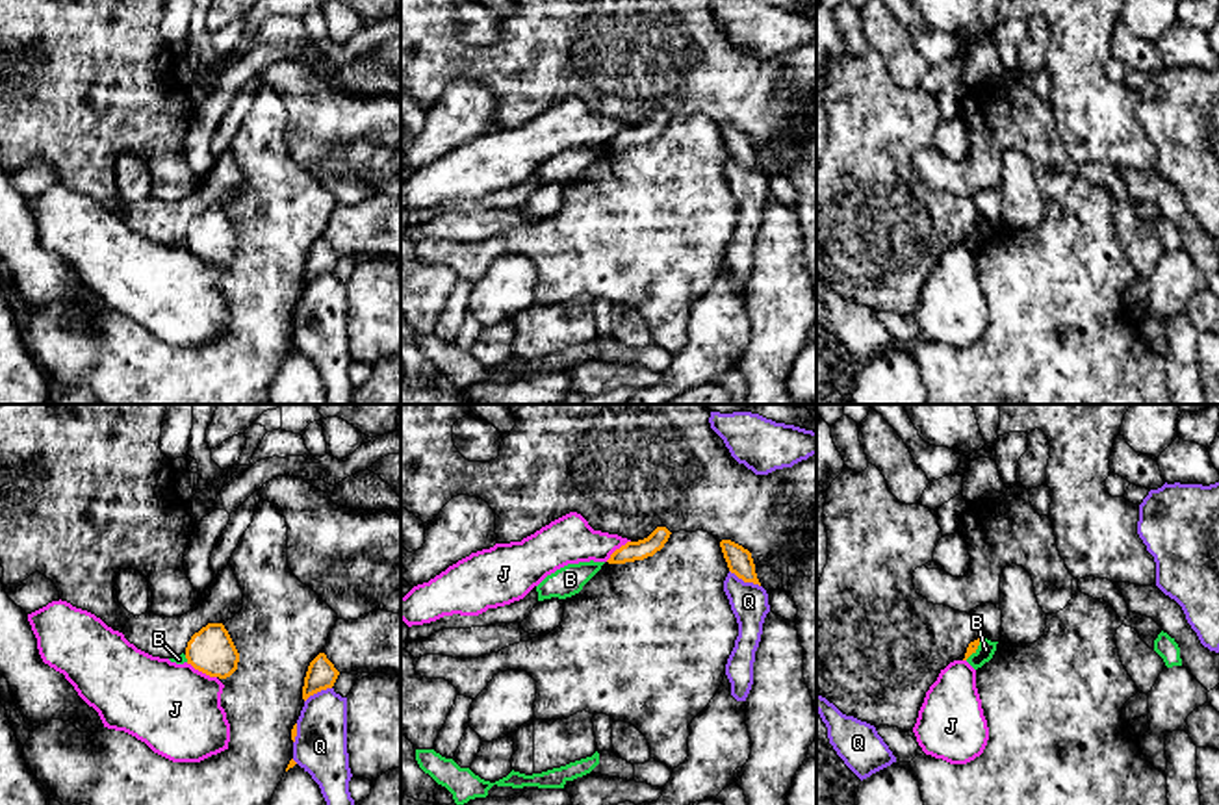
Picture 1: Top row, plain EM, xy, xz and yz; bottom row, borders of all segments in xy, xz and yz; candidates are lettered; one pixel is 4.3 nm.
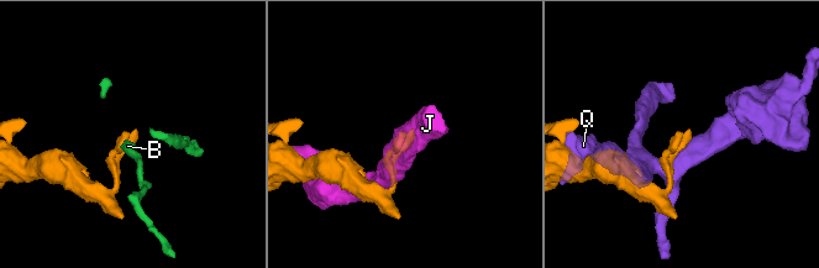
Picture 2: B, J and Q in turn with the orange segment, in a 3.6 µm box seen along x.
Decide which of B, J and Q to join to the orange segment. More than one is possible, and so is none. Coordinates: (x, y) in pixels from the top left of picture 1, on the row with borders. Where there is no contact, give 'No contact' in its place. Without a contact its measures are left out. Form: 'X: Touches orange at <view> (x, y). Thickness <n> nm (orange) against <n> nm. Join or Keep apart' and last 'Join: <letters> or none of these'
B: Touches orange at yz (975, 650). Thickness 50 nm (orange) against 80 nm. Keep apart
J: Touches orange at xy (201, 670). Thickness 200 nm (orange) against 400 nm. Keep apart
Q: Touches orange at xz (744, 581). Thickness 110 nm (orange) against 160 nm. Keep apart
Join: none of these

